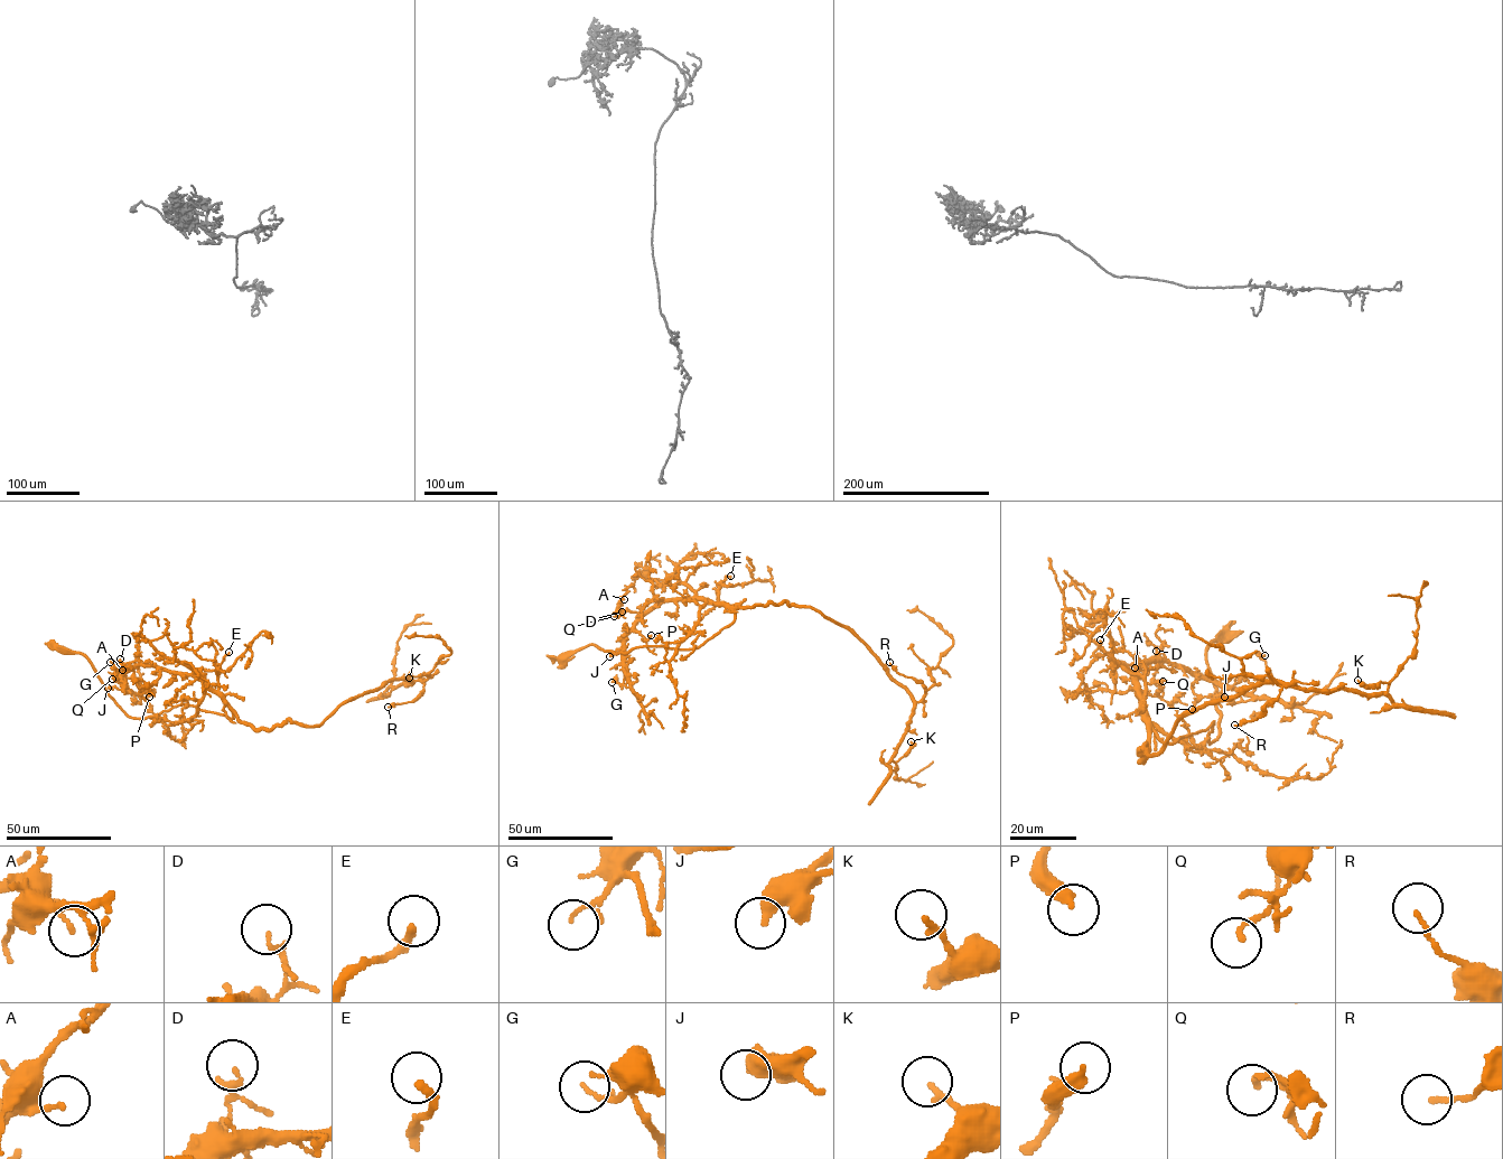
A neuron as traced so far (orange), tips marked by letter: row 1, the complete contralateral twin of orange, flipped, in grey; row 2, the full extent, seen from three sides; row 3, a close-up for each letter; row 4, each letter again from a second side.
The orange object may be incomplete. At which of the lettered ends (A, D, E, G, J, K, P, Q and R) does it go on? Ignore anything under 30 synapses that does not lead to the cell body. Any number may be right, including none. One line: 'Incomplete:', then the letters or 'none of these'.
Incomplete: E

